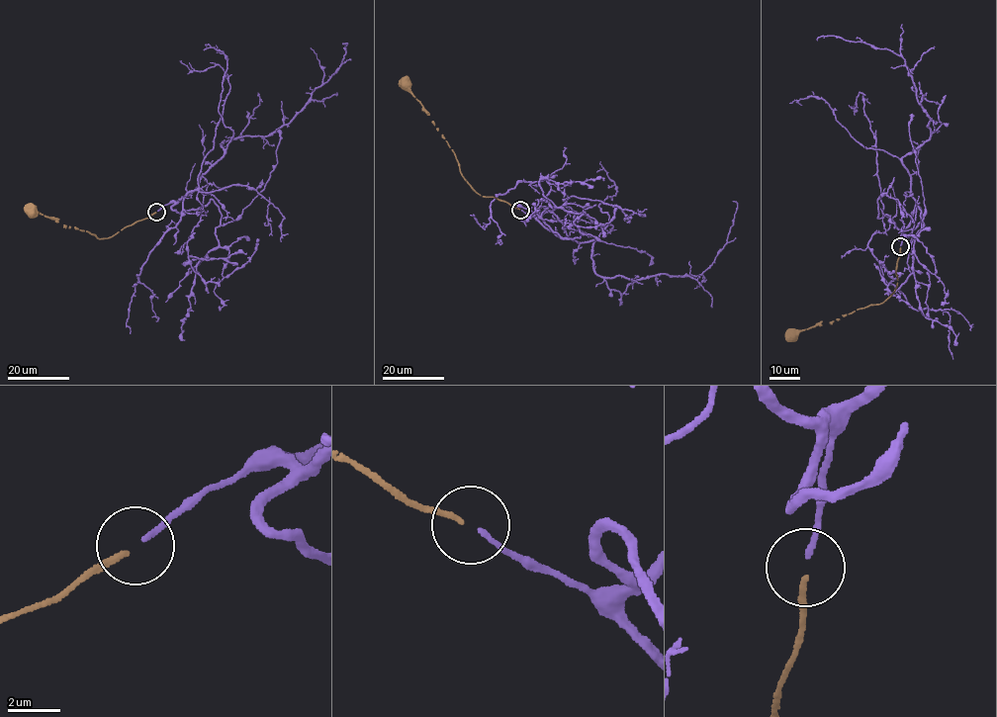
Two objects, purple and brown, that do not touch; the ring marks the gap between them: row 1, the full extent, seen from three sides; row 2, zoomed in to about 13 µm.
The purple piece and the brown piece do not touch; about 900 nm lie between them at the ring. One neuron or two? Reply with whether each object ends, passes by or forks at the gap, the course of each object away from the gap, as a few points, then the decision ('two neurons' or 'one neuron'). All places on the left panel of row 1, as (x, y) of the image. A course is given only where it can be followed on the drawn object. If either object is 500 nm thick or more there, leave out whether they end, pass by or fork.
purple ends there; brown ends there; purple runs (157, 211), (196, 187), (224, 153), (224, 141), (269, 135), (288, 124), (342, 62), (347, 44), (342, 44); brown runs (156, 212), (100, 239), (88, 231), (65, 226), (58, 219), (32, 210); one neuron

